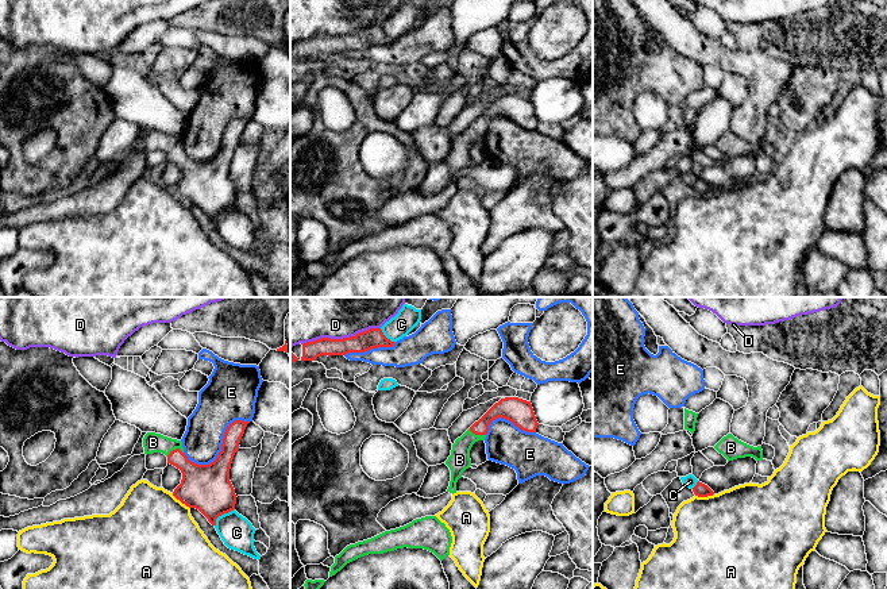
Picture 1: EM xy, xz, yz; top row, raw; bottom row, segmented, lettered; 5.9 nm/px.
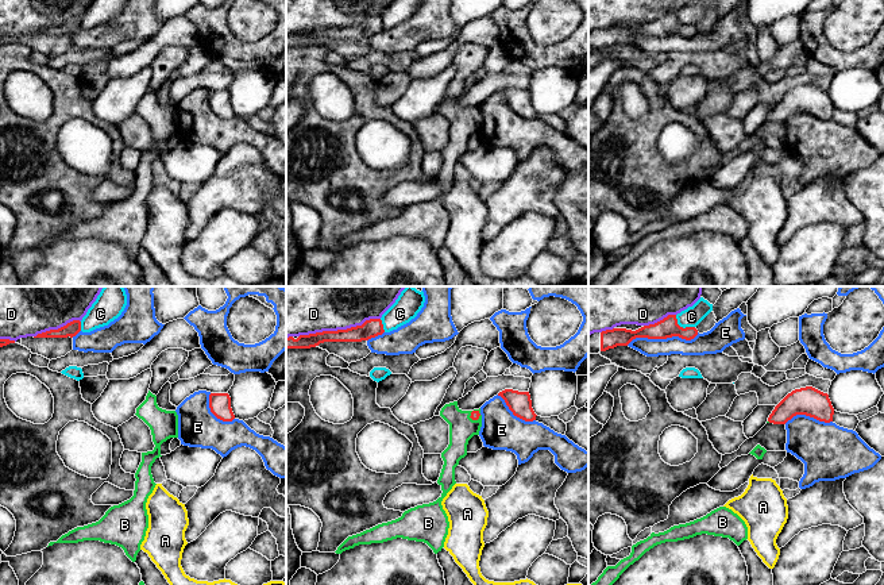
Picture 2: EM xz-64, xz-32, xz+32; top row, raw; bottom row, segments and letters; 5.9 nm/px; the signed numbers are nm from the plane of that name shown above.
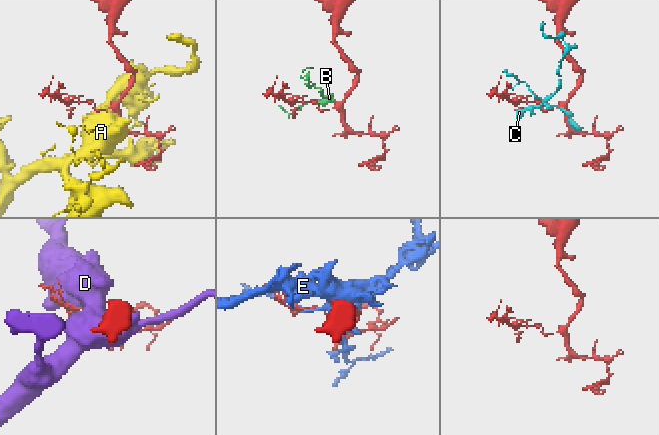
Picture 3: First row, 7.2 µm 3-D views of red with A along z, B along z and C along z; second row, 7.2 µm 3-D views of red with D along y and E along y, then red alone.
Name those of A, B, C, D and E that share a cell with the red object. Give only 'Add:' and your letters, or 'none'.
Add: B

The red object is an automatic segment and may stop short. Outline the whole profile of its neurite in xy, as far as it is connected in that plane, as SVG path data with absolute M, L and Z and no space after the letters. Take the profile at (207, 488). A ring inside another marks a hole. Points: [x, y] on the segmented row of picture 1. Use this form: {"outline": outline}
{"outline": "M235 420L227 427L221 451L209 465L189 461L181 440L155 432L147 432L143 438L146 455L162 453L167 463L181 470L182 480L173 496L186 507L198 509L212 526L216 526L219 516L235 509L236 494L230 481L230 469L248 423Z"}

